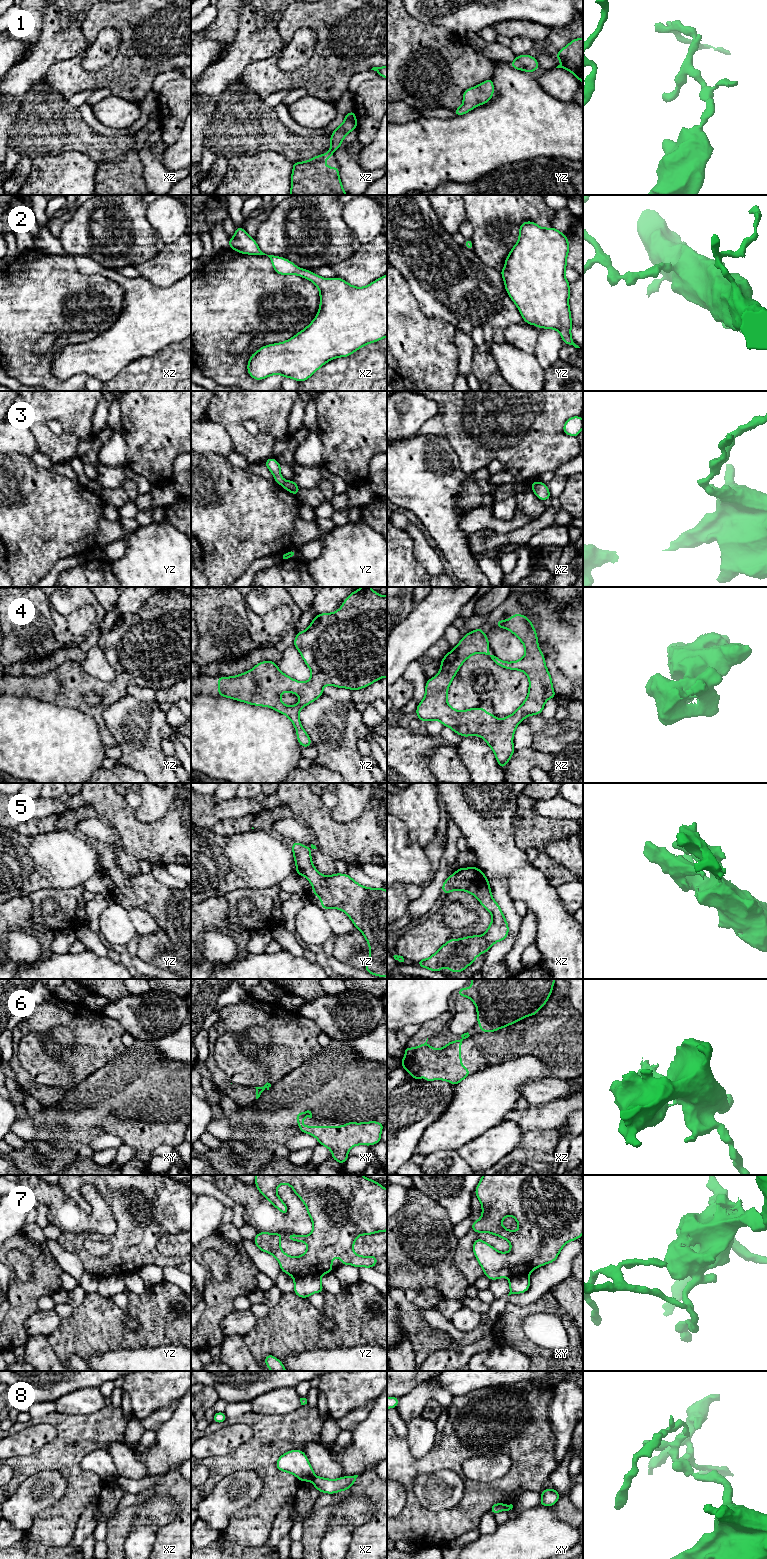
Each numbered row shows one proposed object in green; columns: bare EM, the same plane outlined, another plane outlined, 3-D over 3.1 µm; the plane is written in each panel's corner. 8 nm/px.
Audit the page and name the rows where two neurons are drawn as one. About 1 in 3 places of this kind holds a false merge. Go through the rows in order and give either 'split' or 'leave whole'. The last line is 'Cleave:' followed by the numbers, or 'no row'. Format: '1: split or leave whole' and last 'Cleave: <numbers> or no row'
1: leave whole
2: leave whole
3: leave whole
4: leave whole
5: leave whole
6: split
7: split
8: split
Cleave: 6, 7, 8

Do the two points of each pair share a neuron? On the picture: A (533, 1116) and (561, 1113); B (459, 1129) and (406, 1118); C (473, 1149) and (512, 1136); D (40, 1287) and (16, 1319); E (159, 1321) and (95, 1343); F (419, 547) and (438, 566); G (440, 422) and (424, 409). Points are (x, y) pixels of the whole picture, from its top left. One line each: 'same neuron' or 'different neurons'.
A: same neuron
B: different neurons
C: same neuron
D: same neuron
E: same neuron
F: same neuron
G: different neurons

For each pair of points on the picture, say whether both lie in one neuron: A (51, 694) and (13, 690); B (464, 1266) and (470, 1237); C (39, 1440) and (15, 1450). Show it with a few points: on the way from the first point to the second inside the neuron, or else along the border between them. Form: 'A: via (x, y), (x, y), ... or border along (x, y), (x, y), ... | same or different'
A: via (42, 689), (22, 689) | same
B: via (464, 1259), (465, 1244) | same
C: via (33, 1443), (21, 1444) | same

